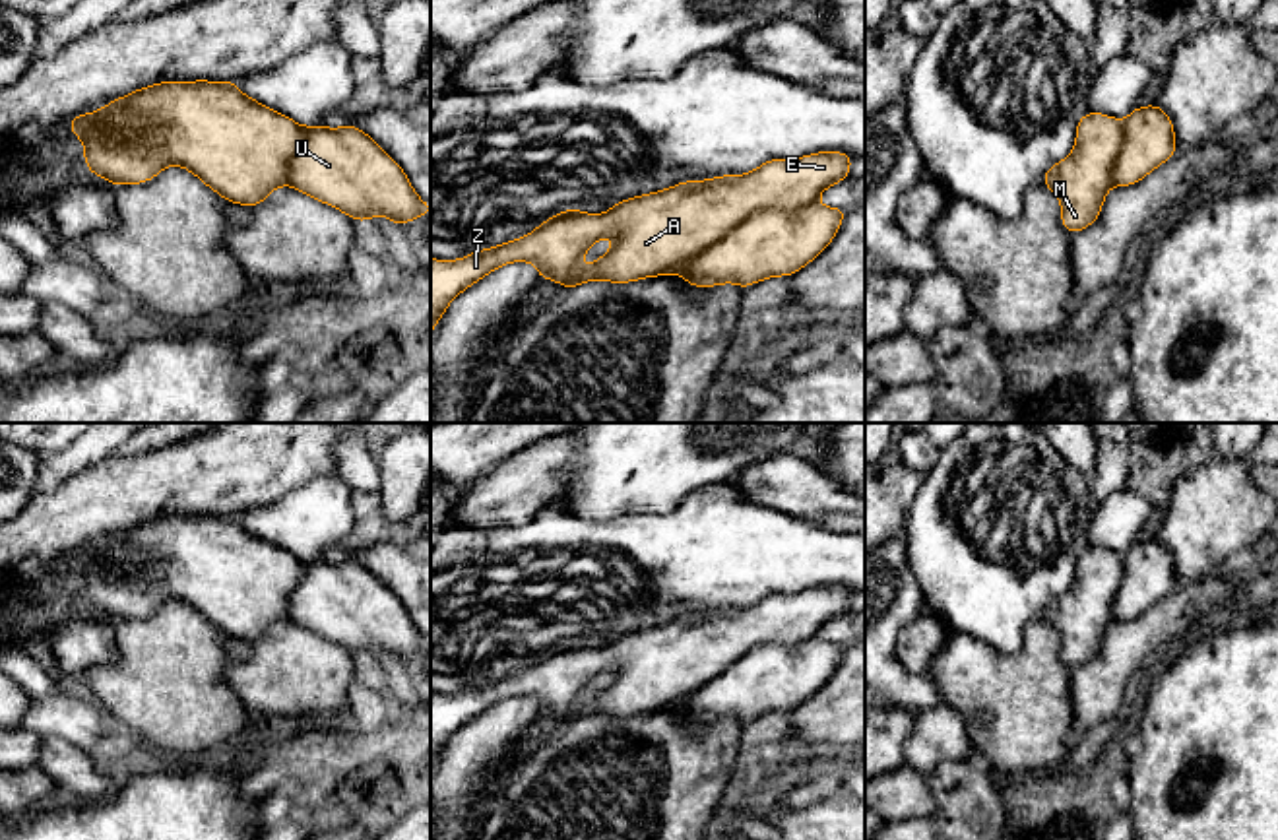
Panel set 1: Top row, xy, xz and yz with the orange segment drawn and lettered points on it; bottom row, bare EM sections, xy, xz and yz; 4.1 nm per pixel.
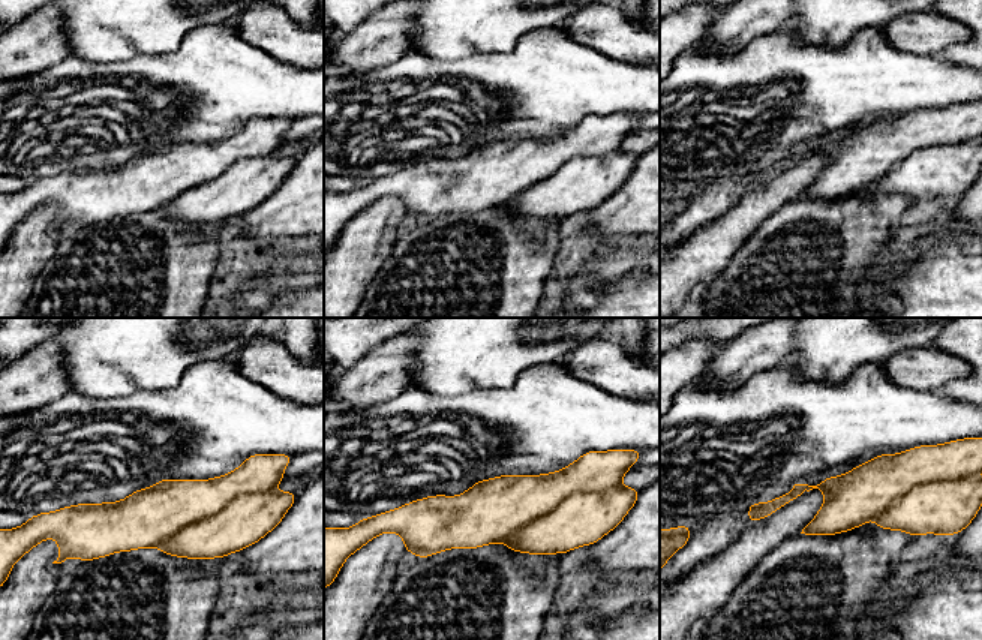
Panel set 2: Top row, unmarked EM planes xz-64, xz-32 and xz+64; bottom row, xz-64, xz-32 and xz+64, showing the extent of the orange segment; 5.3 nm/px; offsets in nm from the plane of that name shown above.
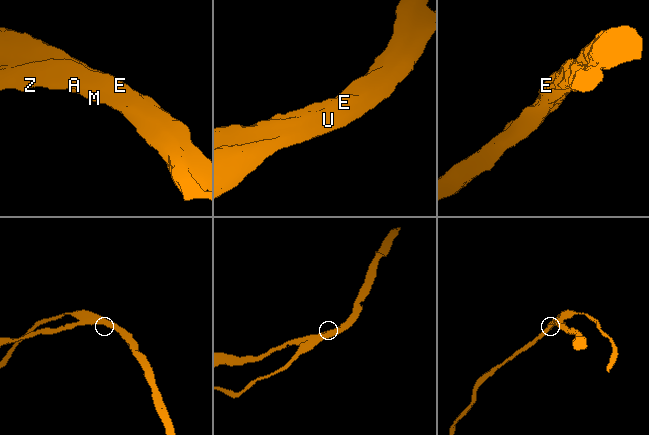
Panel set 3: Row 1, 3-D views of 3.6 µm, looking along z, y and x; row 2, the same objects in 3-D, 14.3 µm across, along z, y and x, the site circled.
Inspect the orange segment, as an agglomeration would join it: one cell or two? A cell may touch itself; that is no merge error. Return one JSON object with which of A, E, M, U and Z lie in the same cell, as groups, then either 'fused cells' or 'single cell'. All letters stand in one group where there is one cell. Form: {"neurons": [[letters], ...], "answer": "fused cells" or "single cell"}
{"neurons": [["A", "E", "M", "U", "Z"]], "answer": "single cell"}

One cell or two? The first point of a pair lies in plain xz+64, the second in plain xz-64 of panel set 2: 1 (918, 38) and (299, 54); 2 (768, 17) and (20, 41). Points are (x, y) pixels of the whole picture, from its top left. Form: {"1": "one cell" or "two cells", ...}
{"1": "one cell", "2": "one cell"}

